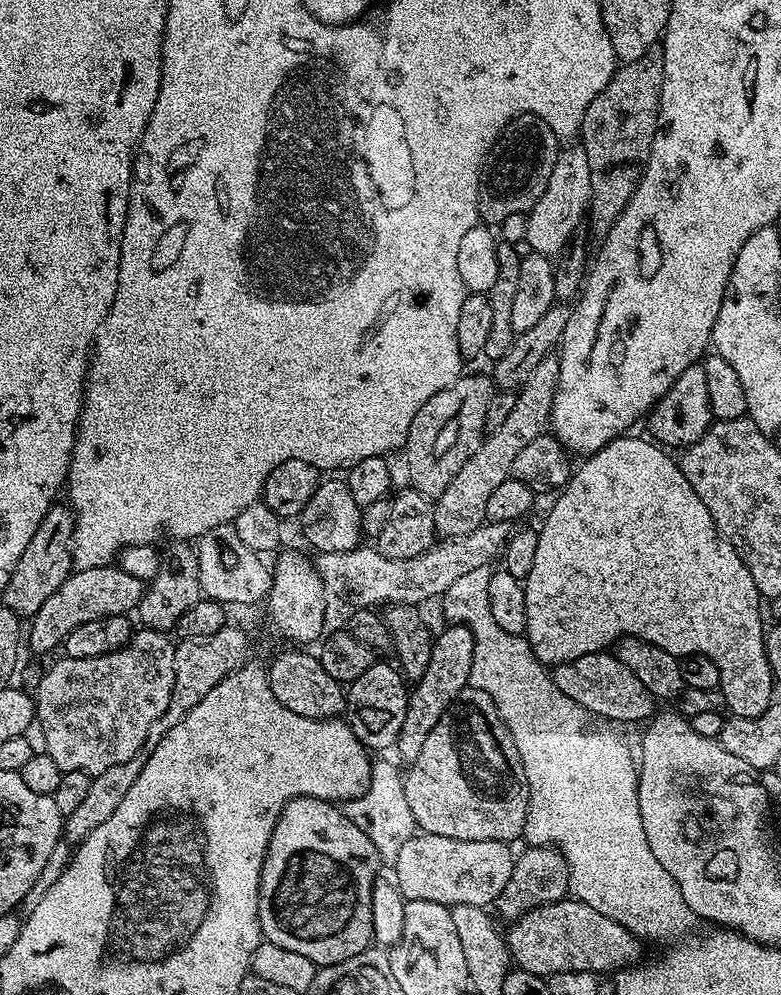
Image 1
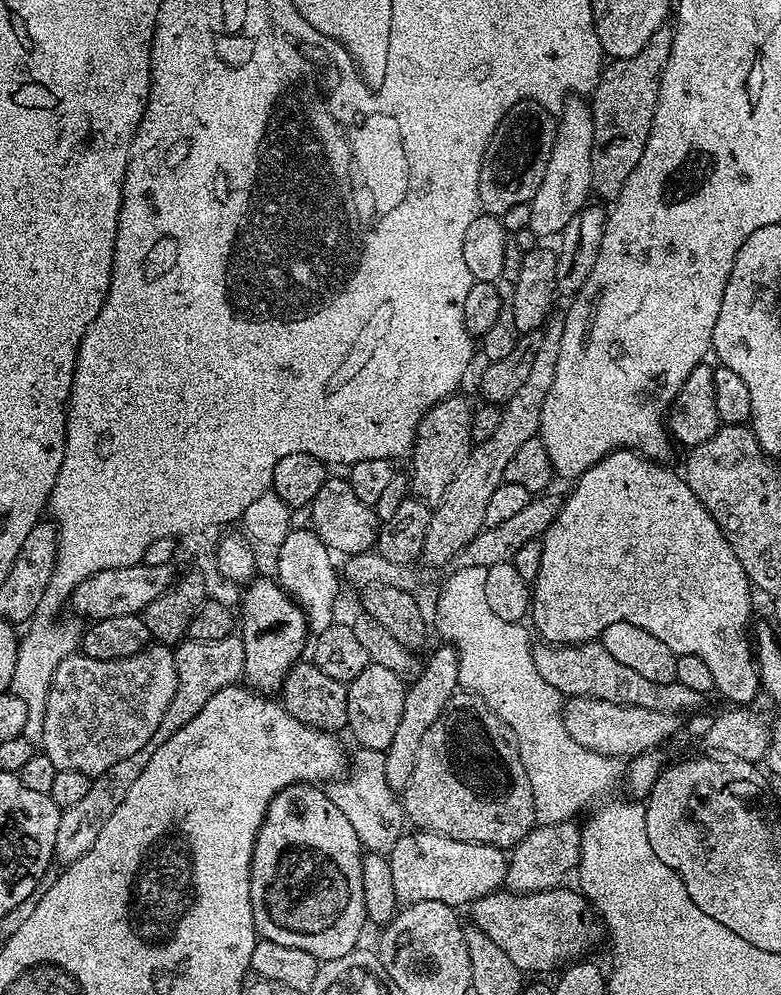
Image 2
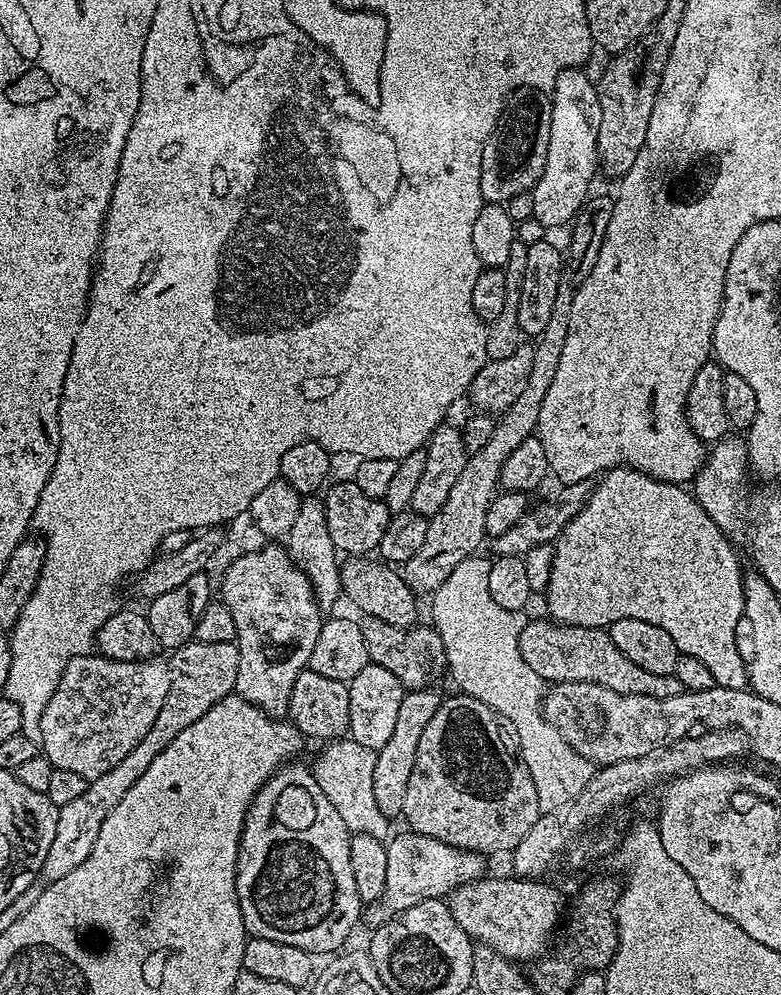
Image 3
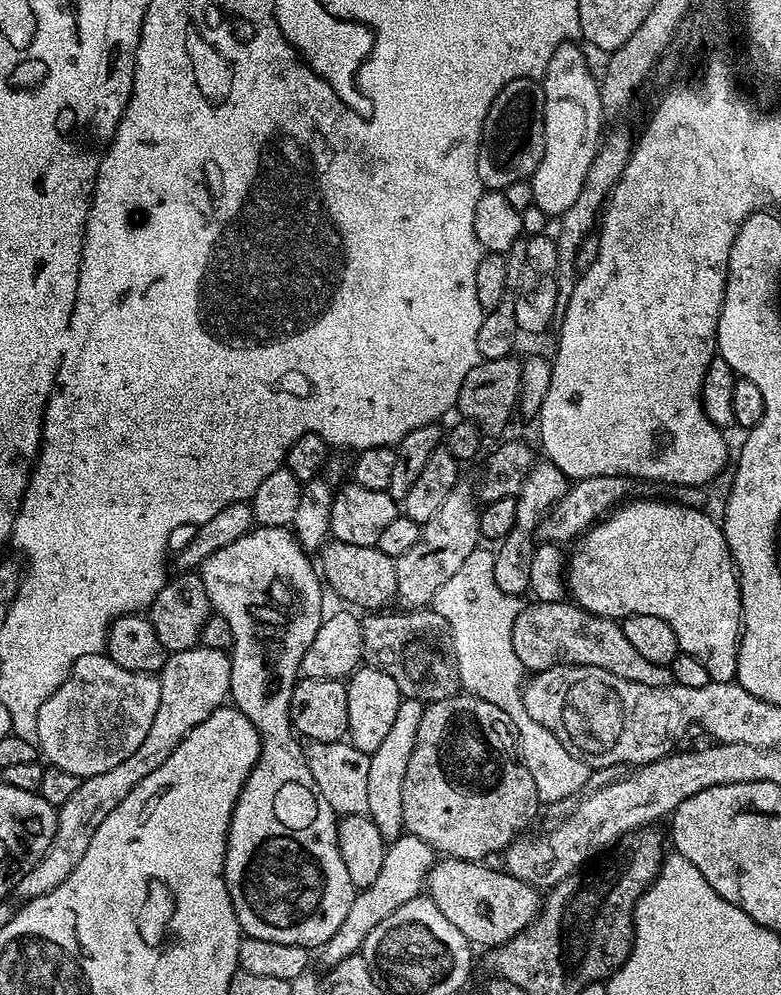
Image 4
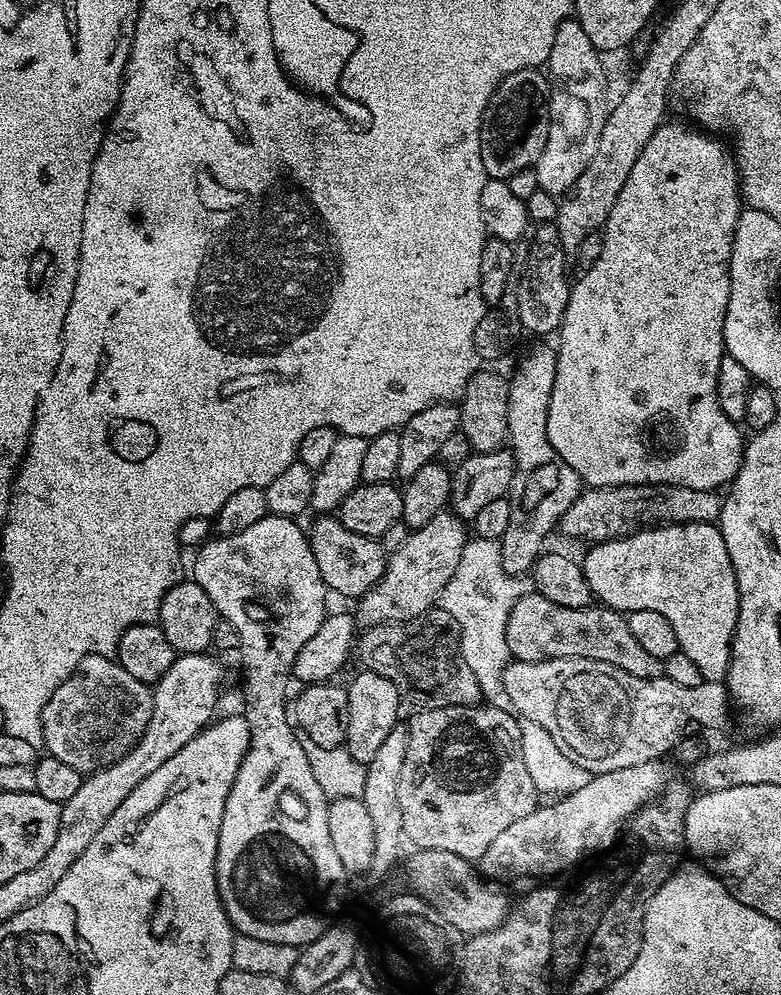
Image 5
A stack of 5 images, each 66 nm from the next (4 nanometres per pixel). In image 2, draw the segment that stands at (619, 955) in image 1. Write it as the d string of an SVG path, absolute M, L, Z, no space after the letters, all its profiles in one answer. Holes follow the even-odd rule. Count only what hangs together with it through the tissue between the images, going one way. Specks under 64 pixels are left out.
M561 886L545 892L521 892L519 894L507 890L491 892L472 901L470 905L471 923L478 930L490 934L490 939L497 946L502 946L502 950L506 950L510 962L514 962L514 966L518 966L520 973L552 971L555 973L557 970L587 957L584 955L599 942L600 932L602 936L601 921L592 905L588 903L588 899L575 887L572 887L573 889L568 887Z

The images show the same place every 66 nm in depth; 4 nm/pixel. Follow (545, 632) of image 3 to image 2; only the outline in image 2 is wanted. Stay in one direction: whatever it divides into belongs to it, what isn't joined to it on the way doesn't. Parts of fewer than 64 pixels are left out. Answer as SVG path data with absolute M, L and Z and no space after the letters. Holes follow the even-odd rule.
M598 642L587 644L546 644L537 643L532 649L534 666L538 666L538 674L550 682L565 697L593 696L606 702L615 704L629 704L639 708L653 708L659 712L675 712L688 714L699 709L705 693L690 690L678 683L659 684L650 682L650 678L642 678L630 666L622 666L618 658L610 654L610 650L603 648Z

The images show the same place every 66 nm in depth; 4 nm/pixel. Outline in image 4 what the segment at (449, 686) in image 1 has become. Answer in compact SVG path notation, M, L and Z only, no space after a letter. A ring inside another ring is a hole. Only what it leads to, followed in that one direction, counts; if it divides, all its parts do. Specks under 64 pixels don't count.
M401 699L398 714L386 738L369 755L367 771L367 801L369 808L366 815L378 826L378 834L382 834L385 842L397 840L405 831L402 818L402 782L406 778L406 765L410 762L410 754L414 754L414 738L418 734L418 722L422 722L422 714L426 707L422 700Z

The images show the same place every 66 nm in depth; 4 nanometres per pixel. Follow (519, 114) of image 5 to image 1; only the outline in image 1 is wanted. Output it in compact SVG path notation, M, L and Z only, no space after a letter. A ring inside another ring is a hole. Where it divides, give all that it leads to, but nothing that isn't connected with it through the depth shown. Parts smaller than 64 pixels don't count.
M529 112L515 116L496 139L496 144L488 152L488 159L484 161L484 168L480 172L480 220L488 226L499 226L502 218L507 218L510 214L531 212L538 198L542 198L542 193L546 191L546 182L550 182L550 170L554 170L554 162L561 151L561 141L557 140L554 130L550 130L541 116Z

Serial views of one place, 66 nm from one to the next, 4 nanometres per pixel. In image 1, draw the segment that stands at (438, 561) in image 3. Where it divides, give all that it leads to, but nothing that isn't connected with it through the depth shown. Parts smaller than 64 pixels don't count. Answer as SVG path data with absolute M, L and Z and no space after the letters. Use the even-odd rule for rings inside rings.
M559 355L544 356L542 362L538 362L538 366L530 370L530 378L526 378L526 382L520 385L516 392L514 410L510 410L506 422L502 422L498 430L485 435L476 453L466 462L466 466L462 466L462 470L454 474L454 482L450 482L450 486L446 486L446 490L442 490L442 494L435 497L434 526L437 537L465 536L478 530L478 526L485 523L486 502L490 499L494 486L502 486L502 482L510 479L516 455L526 450L530 442L549 431L559 373Z

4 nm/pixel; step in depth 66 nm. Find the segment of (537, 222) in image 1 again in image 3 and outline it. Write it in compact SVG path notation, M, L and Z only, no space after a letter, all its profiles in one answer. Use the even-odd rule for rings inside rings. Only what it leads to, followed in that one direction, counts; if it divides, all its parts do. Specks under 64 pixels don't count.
M568 68L558 74L556 83L550 89L552 109L550 110L550 146L546 146L546 166L542 170L542 178L532 187L534 210L532 218L537 219L545 230L571 225L576 211L581 208L590 195L588 187L592 179L598 176L596 147L598 146L598 122L602 122L602 106L598 102L596 84L580 68Z

